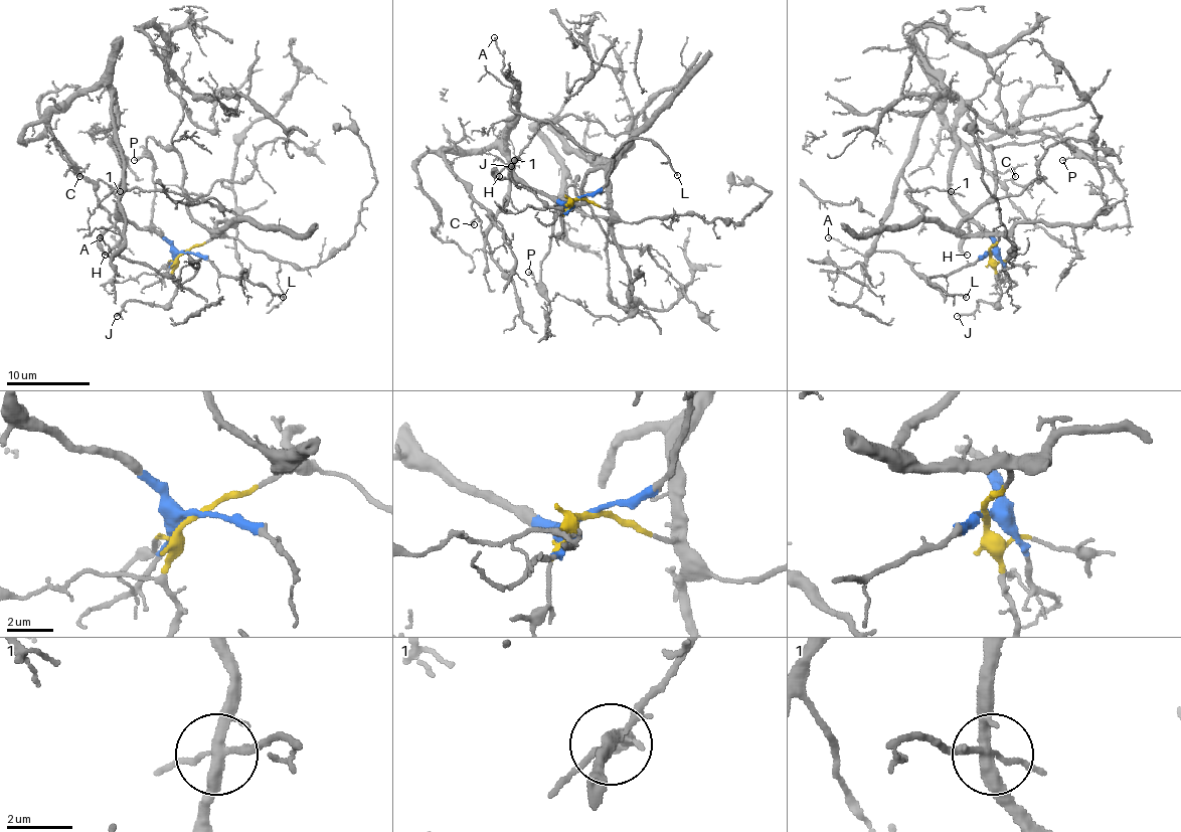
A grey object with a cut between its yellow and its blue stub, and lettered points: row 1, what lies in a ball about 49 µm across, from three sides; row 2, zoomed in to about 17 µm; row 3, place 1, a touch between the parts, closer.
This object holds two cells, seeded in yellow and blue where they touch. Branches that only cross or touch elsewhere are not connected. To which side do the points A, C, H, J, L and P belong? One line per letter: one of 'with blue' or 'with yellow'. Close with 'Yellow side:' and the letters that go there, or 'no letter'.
A: with blue
C: with blue
H: with blue
J: with yellow
L: with blue
P: with yellow
Yellow side: J, P

